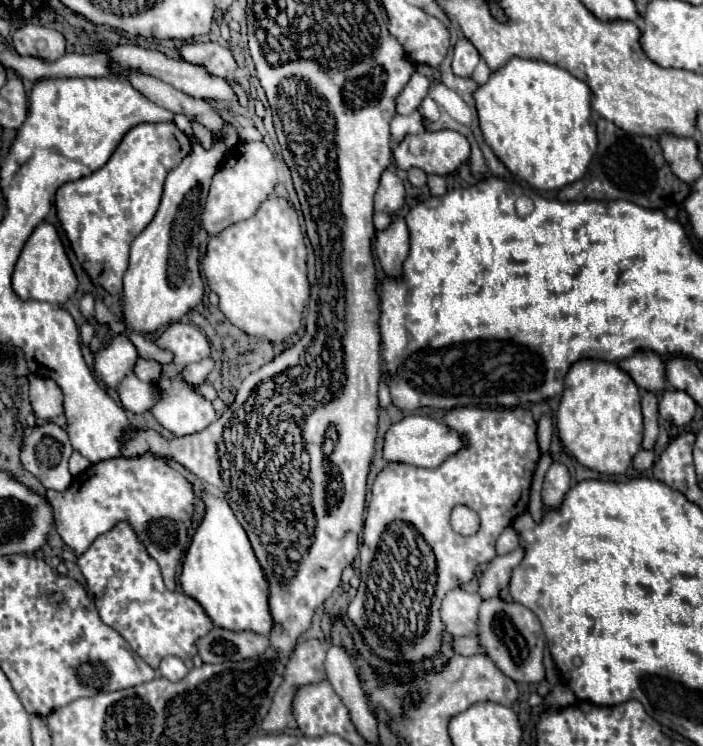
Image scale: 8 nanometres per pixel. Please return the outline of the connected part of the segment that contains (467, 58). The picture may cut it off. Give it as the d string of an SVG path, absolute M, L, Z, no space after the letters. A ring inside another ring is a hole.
M459 38L459 42L455 44L455 54L453 54L453 64L451 64L453 74L461 78L469 78L477 64L479 64L479 52L475 50L475 46Z

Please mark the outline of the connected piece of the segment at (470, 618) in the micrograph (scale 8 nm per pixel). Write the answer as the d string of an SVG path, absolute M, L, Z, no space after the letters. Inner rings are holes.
M461 588L449 590L441 602L441 620L445 624L445 632L453 636L475 636L479 604L479 594L465 592Z

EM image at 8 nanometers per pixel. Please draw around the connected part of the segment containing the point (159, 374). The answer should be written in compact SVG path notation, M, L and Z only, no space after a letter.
M139 358L137 366L135 366L135 376L147 384L159 384L163 378L163 366L157 360L147 360L147 358Z

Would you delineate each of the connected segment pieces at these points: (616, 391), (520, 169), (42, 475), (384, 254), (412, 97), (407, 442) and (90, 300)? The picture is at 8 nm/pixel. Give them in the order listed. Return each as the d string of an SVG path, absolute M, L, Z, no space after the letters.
M579 360L565 376L565 392L555 421L560 441L579 464L595 472L623 474L631 466L643 440L639 388L631 376L613 362Z
M511 58L501 70L493 72L489 82L479 86L473 96L485 142L493 148L495 156L509 168L509 172L543 192L557 192L585 176L597 150L597 132L591 122L591 92L583 80L547 62Z
M45 422L27 430L21 446L21 464L41 480L45 488L65 490L71 484L71 472L67 470L67 460L71 456L71 444L67 432Z
M395 216L385 230L379 230L375 234L375 252L377 252L377 258L381 262L383 272L387 276L399 276L401 274L401 264L409 254L409 230L407 230L407 224L401 216Z
M415 72L411 76L411 80L405 84L405 88L401 90L401 94L397 96L397 112L405 114L405 116L413 114L419 108L421 100L427 96L429 84L431 84L429 78Z
M405 416L403 420L389 426L385 432L385 444L383 444L383 458L387 462L399 462L399 464L411 464L421 468L437 468L447 456L455 454L463 446L459 434L451 428L447 428L443 422L437 422L427 416Z
M90 294L84 295L79 301L80 311L87 321L92 321L95 317L94 306L95 300Z

